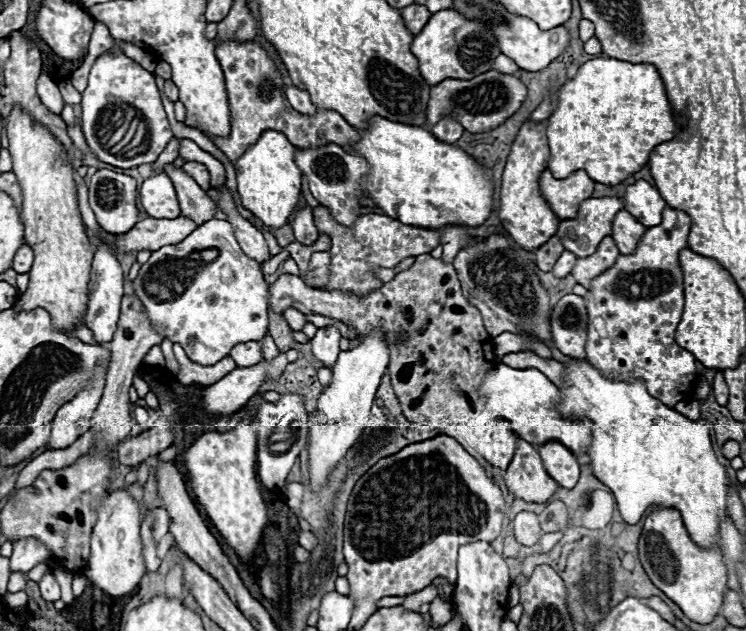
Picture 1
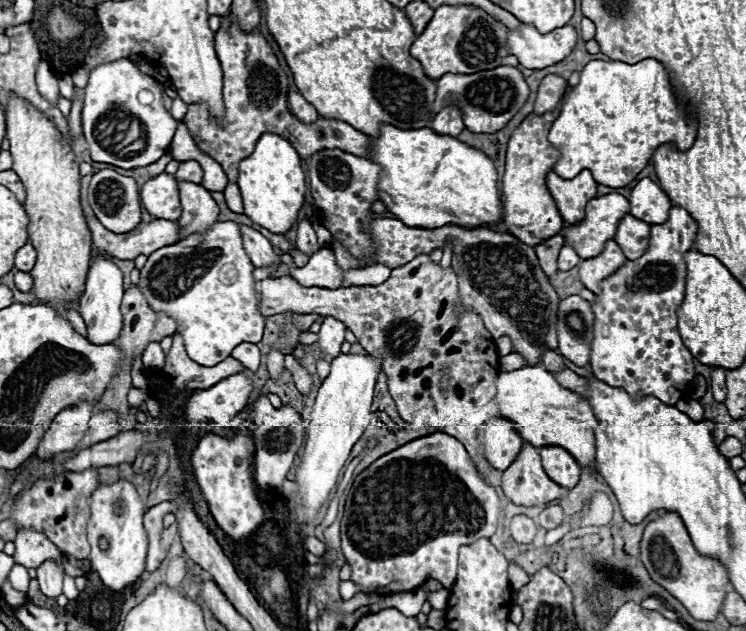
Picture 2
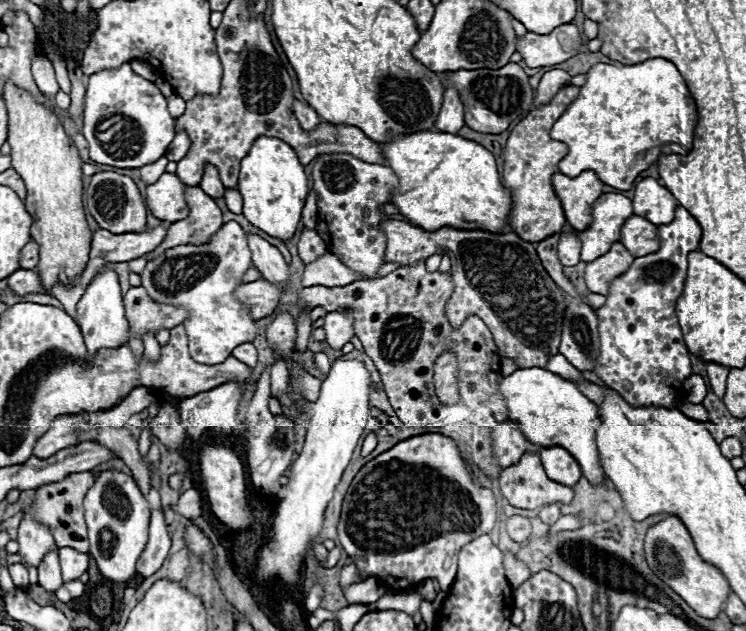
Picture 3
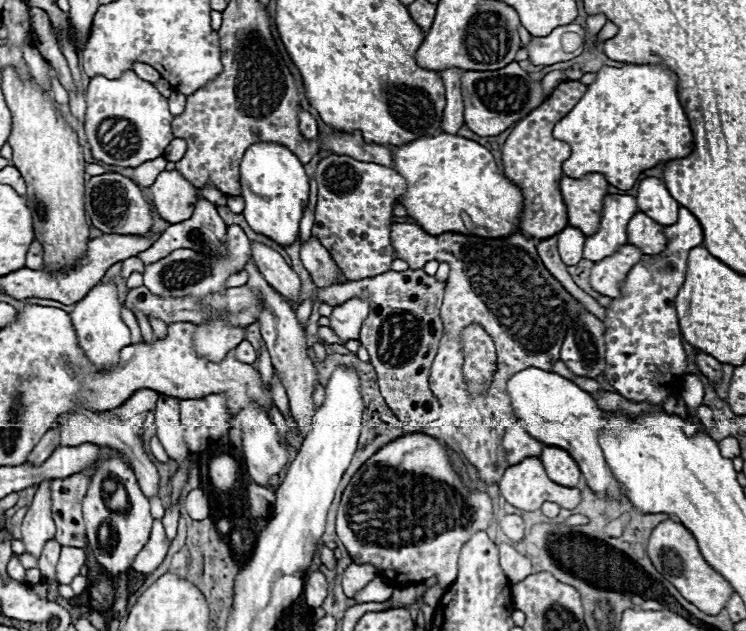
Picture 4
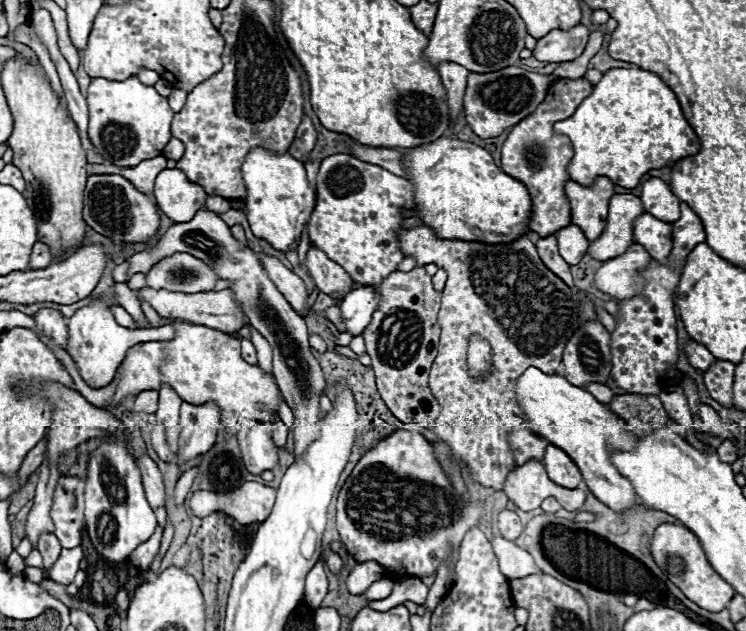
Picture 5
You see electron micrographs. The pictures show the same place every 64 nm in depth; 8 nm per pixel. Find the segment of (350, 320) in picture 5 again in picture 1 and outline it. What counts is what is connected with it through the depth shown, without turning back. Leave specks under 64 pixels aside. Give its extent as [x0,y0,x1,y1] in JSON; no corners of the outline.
[310,326,340,368]

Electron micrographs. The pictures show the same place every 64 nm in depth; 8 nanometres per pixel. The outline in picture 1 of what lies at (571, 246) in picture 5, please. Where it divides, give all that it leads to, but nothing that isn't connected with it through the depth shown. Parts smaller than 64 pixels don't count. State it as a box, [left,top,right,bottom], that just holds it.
[552,250,576,278]

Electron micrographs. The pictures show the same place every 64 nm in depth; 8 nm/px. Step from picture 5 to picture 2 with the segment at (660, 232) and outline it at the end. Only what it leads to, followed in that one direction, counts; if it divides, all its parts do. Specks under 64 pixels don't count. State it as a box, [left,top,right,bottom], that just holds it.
[614,214,650,260]

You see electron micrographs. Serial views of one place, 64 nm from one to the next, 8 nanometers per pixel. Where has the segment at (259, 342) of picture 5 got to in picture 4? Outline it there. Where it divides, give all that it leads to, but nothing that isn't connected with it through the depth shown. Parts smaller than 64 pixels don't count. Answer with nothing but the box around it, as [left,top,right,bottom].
[258,348,272,386]

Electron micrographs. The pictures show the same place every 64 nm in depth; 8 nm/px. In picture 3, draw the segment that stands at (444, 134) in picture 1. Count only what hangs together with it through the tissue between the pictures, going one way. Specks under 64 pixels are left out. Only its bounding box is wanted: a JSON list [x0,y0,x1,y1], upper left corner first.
[436,88,464,134]

